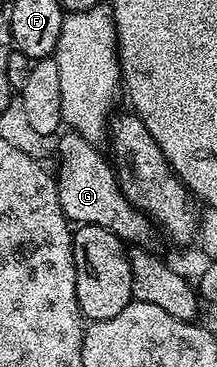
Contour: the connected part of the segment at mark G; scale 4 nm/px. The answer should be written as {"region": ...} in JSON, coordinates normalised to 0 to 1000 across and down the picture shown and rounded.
{"region":[[[300,362],[263,401],[281,447],[263,466],[253,463],[253,485],[272,559],[304,597],[336,613],[456,613],[530,635],[594,668],[696,649],[710,621],[691,599],[622,559],[604,559],[604,548],[585,548],[539,499],[539,469],[521,463],[507,436],[488,425],[479,433],[447,409],[452,403],[387,373],[332,362]]]}

